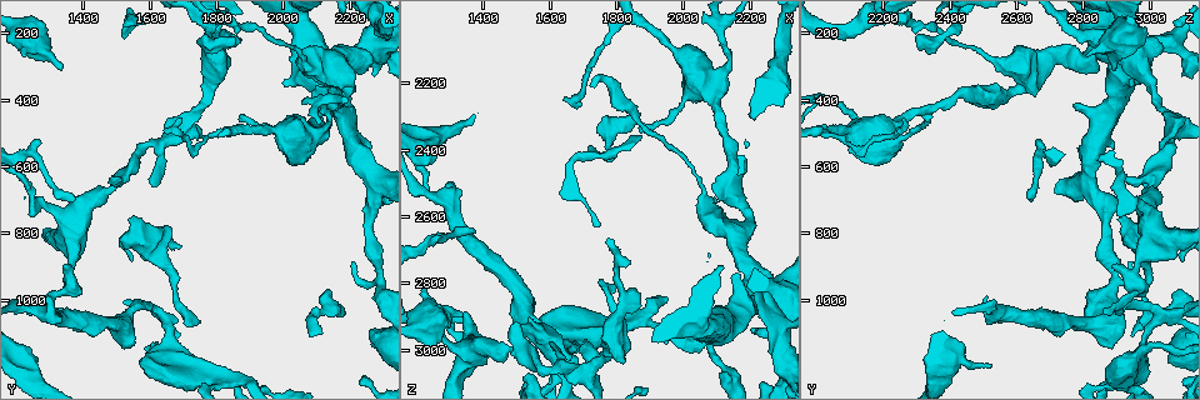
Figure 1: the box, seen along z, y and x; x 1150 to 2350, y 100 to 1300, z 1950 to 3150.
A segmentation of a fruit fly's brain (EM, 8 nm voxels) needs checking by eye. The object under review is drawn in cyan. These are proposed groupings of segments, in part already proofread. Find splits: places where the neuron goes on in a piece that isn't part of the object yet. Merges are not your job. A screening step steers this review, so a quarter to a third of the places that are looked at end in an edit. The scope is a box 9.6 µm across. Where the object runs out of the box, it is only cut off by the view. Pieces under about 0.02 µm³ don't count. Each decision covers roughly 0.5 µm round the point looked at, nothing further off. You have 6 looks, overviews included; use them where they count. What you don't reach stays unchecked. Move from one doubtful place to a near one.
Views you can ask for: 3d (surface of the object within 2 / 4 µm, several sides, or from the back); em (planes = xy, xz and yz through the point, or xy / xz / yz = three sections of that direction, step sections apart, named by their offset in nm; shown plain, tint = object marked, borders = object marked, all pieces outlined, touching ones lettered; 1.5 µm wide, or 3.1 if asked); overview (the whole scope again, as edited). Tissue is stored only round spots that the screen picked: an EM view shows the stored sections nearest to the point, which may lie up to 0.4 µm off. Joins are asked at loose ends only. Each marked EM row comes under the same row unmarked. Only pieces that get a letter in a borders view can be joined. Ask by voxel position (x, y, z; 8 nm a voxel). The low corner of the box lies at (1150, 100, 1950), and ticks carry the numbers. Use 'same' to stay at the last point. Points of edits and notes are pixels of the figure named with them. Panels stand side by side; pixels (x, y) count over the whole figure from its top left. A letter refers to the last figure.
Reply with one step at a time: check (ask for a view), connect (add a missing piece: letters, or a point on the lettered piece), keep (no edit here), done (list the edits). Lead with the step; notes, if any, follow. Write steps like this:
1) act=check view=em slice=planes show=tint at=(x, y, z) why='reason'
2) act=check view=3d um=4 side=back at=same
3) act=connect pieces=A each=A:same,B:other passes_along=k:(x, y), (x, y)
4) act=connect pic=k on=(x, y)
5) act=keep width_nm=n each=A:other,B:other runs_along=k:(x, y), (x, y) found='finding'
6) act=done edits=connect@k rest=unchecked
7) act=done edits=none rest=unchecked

act=check view=3d um=2 at=(1870, 460, 2340)

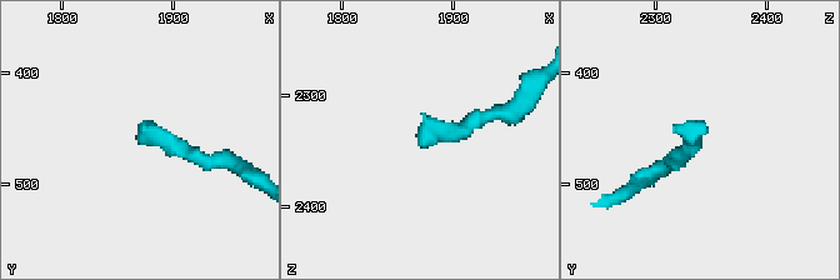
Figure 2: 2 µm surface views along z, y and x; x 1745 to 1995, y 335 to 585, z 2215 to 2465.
act=check view=em slice=xz step=8 show=tint at=(1868, 452, 2344) why='now the EM'

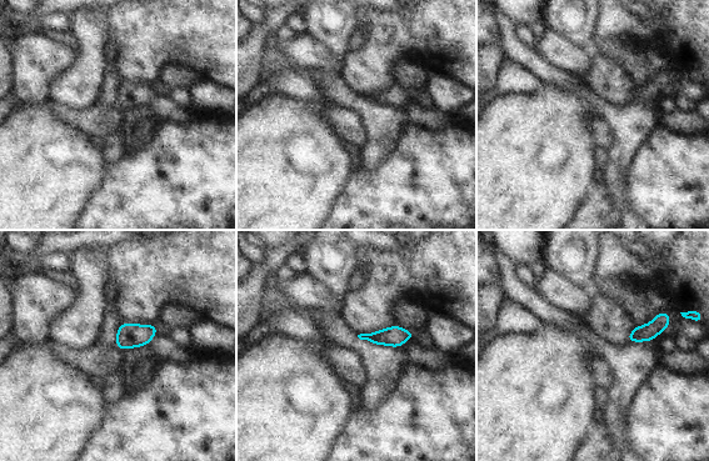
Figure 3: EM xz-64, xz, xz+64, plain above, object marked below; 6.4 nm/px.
act=check view=em slice=xy step=8 show=borders at=same why='another direction'

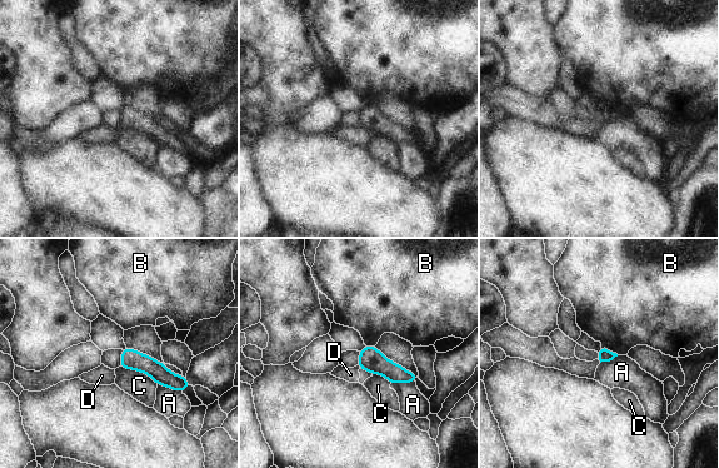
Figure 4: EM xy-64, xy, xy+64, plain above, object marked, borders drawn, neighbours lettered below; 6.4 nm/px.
act=keep width_nm=80 each=A:other,B:other,C:other,D:other border=4:(602, 348), (618, 354) found='no lettered piece goes on from it'

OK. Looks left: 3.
act=check view=3d um=2 at=(1320, 1070, 2520) why='an open end'

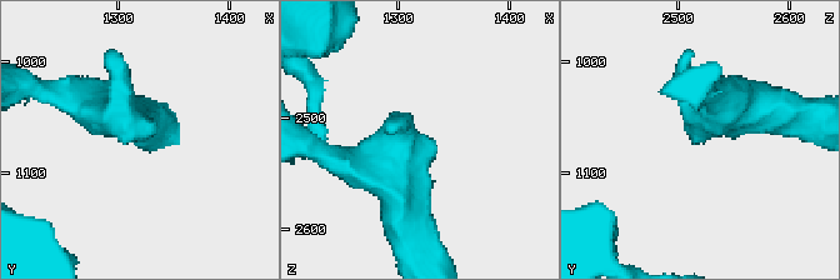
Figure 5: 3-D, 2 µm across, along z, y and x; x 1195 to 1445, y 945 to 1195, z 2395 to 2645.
act=check view=em slice=xz step=4 show=borders at=(1310, 1074, 2518) why='now the EM'

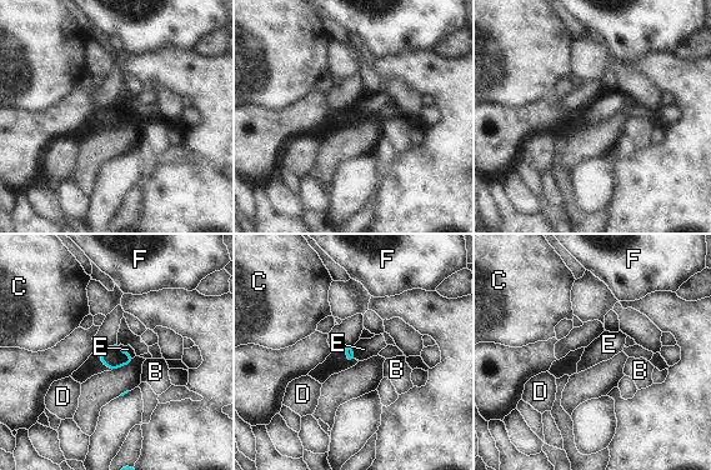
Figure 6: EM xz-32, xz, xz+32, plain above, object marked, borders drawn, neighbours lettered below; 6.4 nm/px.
act=keep each=B:other,C:other,D:other,E:other,F:other border=6:(119, 344), (126, 353), (134, 356) found='none of them fits'

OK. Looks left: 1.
act=done edits=none rest=unchecked

